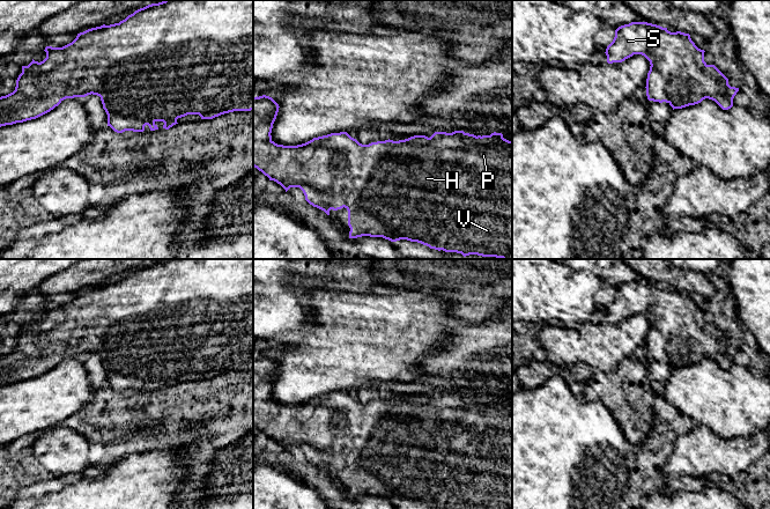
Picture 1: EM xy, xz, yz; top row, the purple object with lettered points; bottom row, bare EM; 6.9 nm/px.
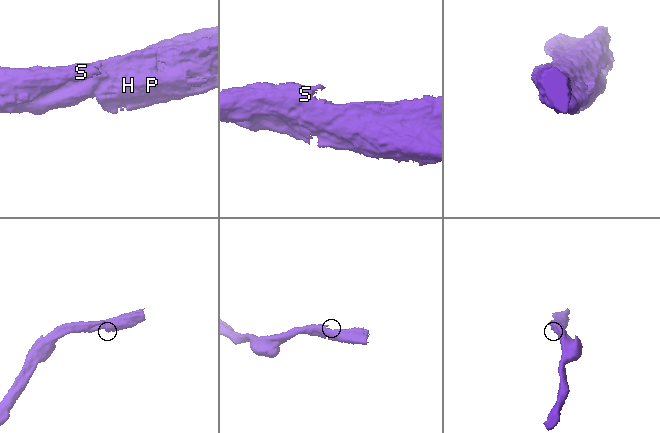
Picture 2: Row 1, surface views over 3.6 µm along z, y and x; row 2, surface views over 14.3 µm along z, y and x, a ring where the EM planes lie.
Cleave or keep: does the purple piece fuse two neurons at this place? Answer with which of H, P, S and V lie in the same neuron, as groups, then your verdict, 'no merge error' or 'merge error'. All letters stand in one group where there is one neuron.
H P S V; no merge error

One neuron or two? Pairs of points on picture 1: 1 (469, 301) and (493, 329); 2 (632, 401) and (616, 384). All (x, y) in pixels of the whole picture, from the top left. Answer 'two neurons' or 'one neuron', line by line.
1: two neurons
2: one neuron

